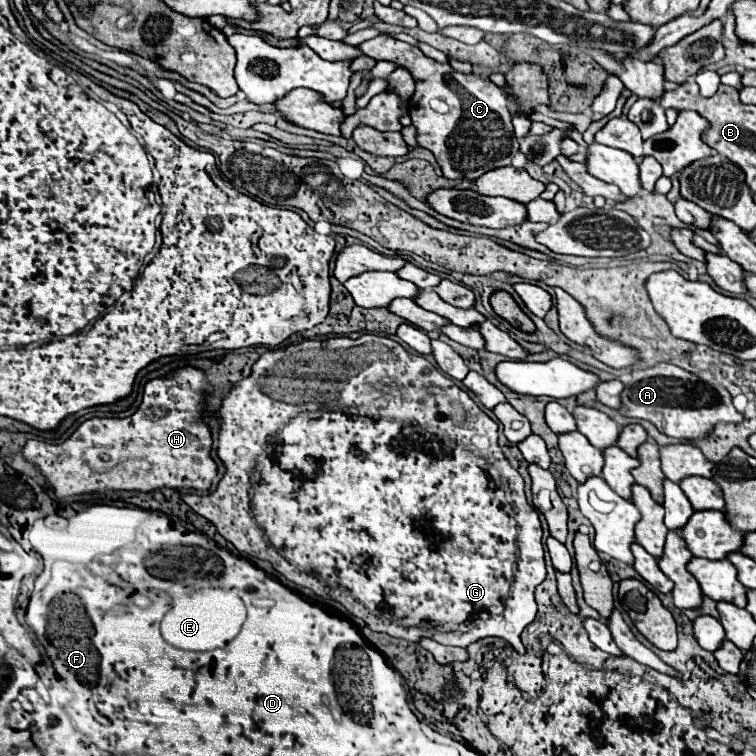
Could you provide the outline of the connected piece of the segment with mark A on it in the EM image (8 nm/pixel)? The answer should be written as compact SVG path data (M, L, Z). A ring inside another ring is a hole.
M658 363L650 369L632 369L622 383L618 379L604 381L596 387L596 399L612 409L618 409L620 415L644 419L656 425L656 429L674 439L688 439L696 441L702 439L710 429L724 421L724 423L738 423L742 421L742 413L738 413L732 405L730 393L720 383L704 383L694 373L688 373L676 365ZM622 393L622 407L620 405Z

